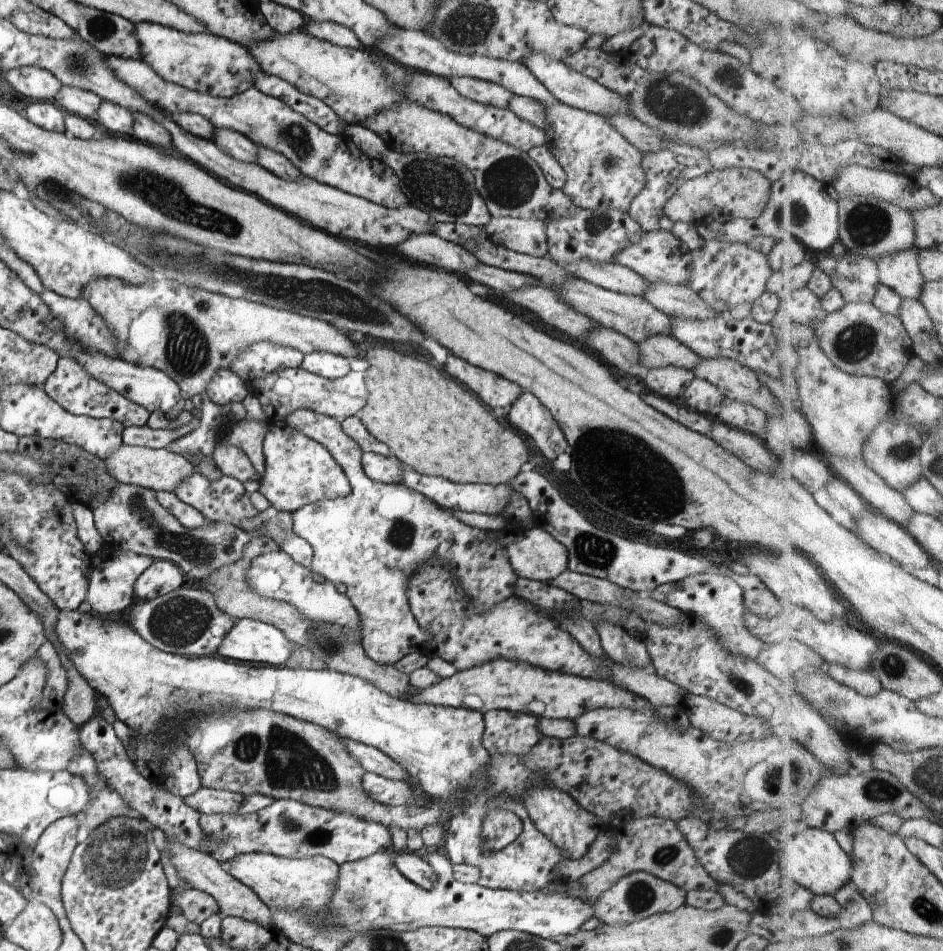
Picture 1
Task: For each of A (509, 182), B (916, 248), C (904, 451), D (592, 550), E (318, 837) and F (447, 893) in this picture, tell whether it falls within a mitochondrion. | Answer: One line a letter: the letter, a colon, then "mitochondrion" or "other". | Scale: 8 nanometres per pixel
A: mitochondrion
B: other
C: mitochondrion
D: mitochondrion
E: mitochondrion
F: other

